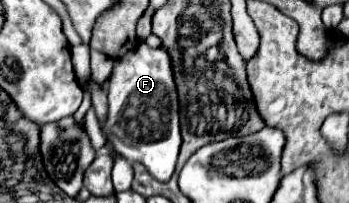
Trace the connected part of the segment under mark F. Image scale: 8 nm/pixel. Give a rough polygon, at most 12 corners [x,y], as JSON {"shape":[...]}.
{"shape":[[141,42],[107,80],[103,132],[169,180],[181,146],[169,54]]}

